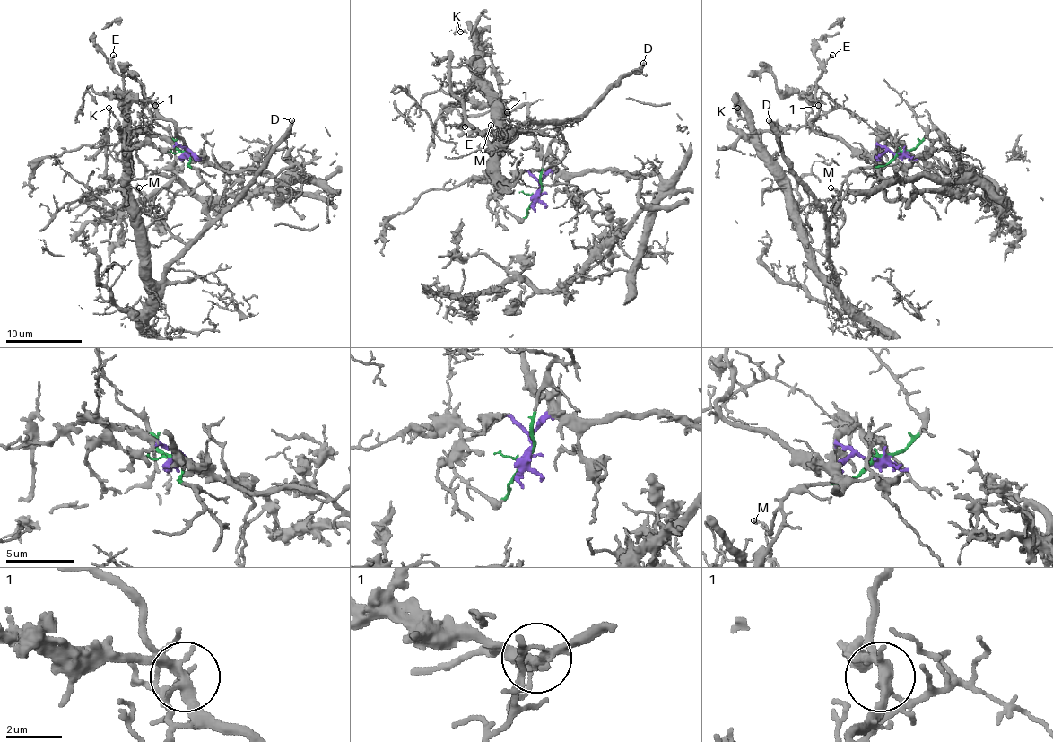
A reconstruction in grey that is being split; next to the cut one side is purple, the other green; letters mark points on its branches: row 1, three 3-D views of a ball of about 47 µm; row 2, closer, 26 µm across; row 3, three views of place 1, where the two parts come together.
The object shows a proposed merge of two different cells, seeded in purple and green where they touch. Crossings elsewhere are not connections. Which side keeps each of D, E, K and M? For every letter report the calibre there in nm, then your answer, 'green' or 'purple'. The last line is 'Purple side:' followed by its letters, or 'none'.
D: 360 nm thick; green
E: 170 nm thick; purple
K: 130 nm thick; green
M: 110 nm thick; green
Purple side: E

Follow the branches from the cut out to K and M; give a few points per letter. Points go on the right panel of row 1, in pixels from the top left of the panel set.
K: (900, 152), (847, 177), (845, 197), (829, 219), (831, 282), (818, 268), (791, 187), (737, 108)
M: (900, 152), (883, 165), (854, 169), (847, 177), (845, 197), (829, 219), (833, 243), (845, 213), (831, 188)

